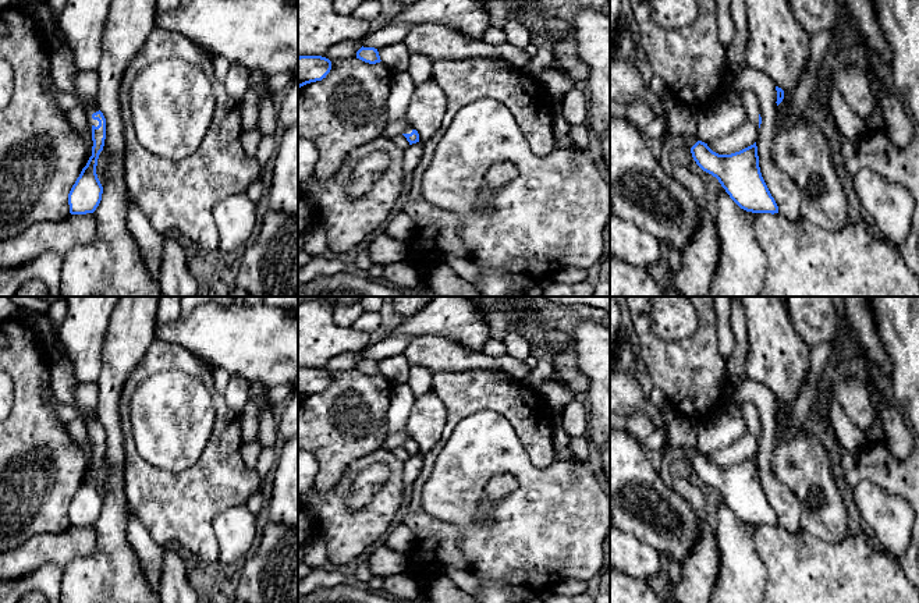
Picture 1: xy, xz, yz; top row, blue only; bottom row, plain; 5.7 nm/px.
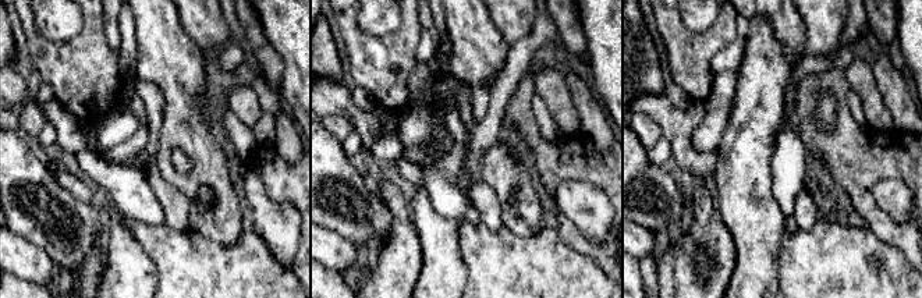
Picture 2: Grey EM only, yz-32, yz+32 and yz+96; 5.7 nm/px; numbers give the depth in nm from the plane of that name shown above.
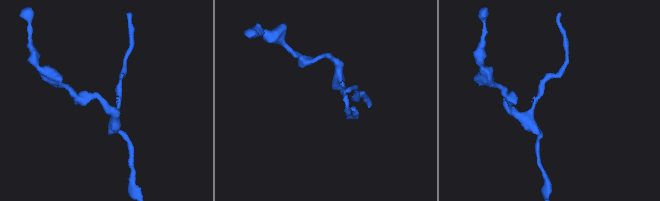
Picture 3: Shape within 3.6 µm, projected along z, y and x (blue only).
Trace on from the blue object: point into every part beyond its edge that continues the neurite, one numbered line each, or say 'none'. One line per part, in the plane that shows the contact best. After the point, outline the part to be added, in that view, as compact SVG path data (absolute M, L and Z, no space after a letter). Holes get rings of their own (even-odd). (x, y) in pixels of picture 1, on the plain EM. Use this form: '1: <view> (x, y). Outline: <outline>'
1: xy (93, 419). Outline: M92 415L92 418L86 422L88 432L89 432L91 437L95 437L95 439L99 437L99 433L92 430L92 426L96 423L99 423L97 415Z

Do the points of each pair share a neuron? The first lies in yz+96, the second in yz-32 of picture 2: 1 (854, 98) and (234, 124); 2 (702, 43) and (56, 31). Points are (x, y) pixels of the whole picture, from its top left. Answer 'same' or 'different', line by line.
1: same
2: different

